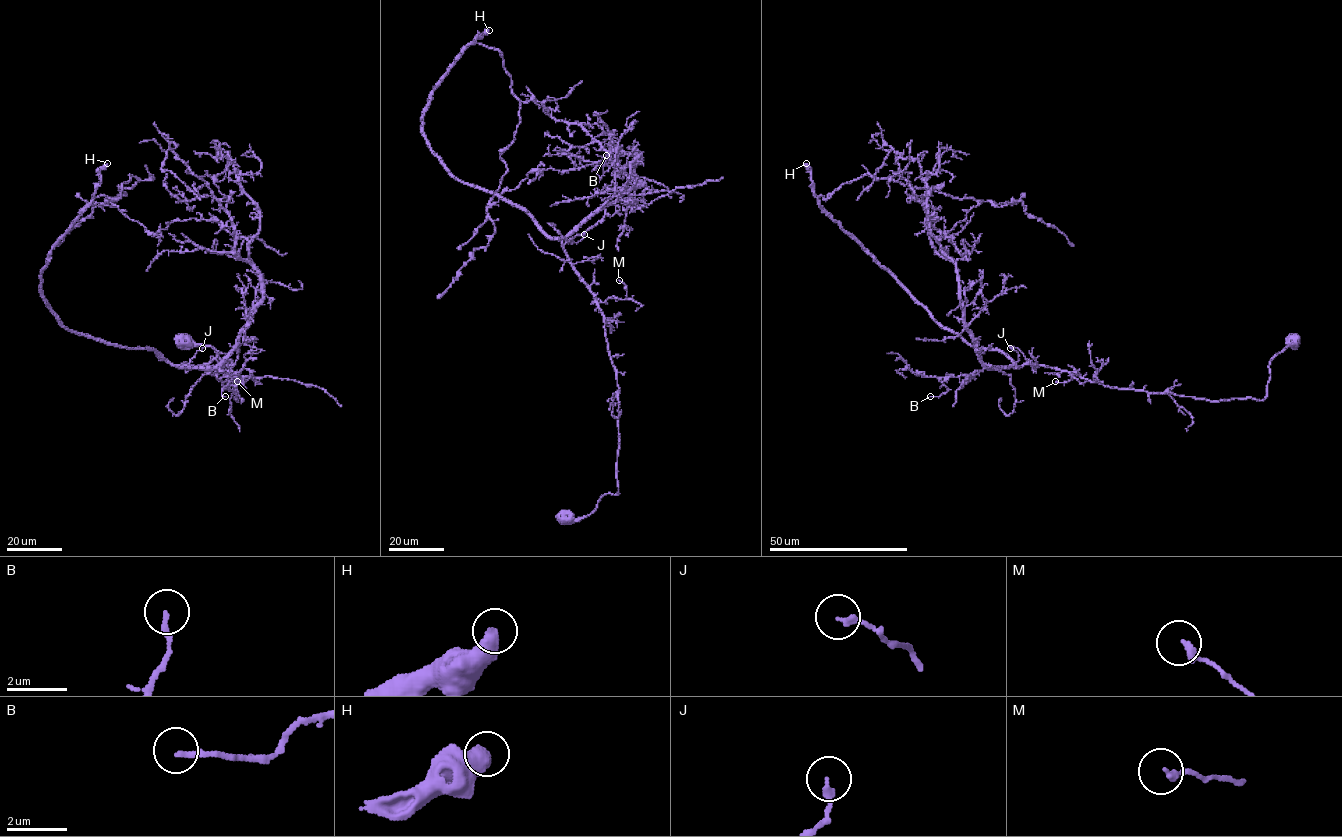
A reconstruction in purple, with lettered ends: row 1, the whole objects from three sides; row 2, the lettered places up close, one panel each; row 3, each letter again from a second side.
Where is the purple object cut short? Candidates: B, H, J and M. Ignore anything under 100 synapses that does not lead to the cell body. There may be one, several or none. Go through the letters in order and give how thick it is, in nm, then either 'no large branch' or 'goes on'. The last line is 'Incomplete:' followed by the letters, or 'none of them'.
B: 190 nm thick; no large branch
H: 480 nm thick; goes on
J: 200 nm thick; no large branch
M: 240 nm thick; no large branch
Incomplete: H

